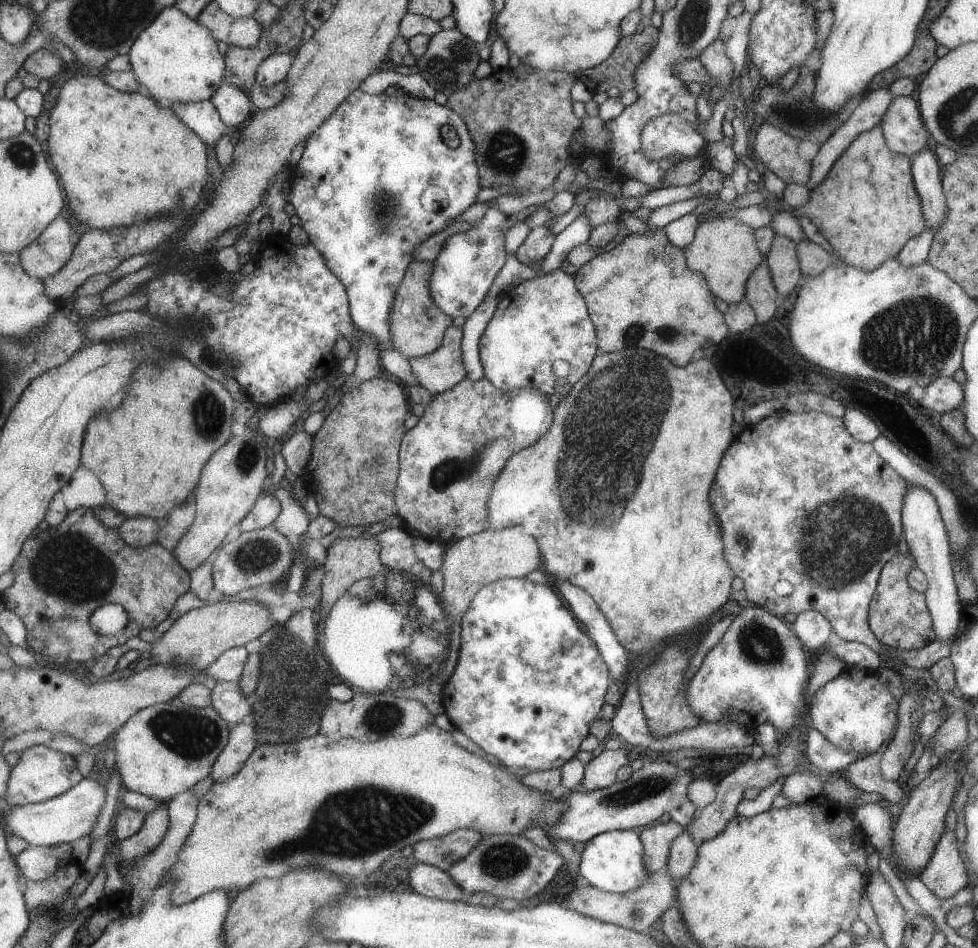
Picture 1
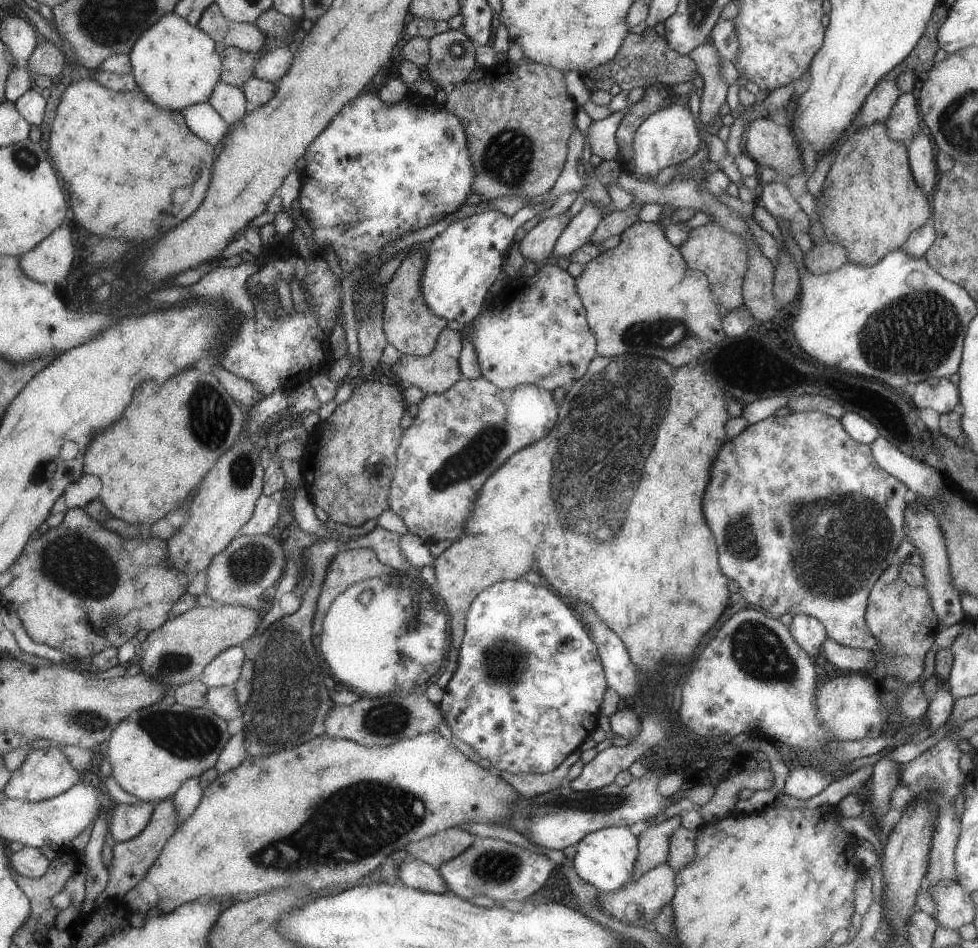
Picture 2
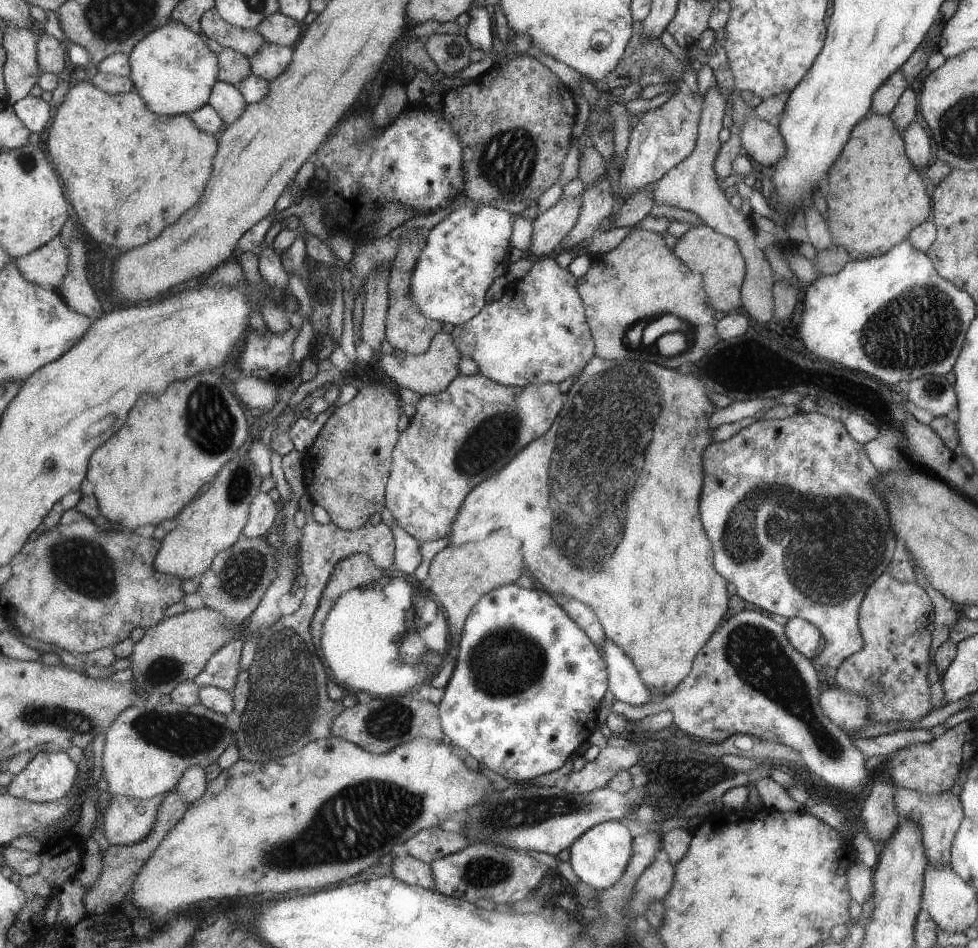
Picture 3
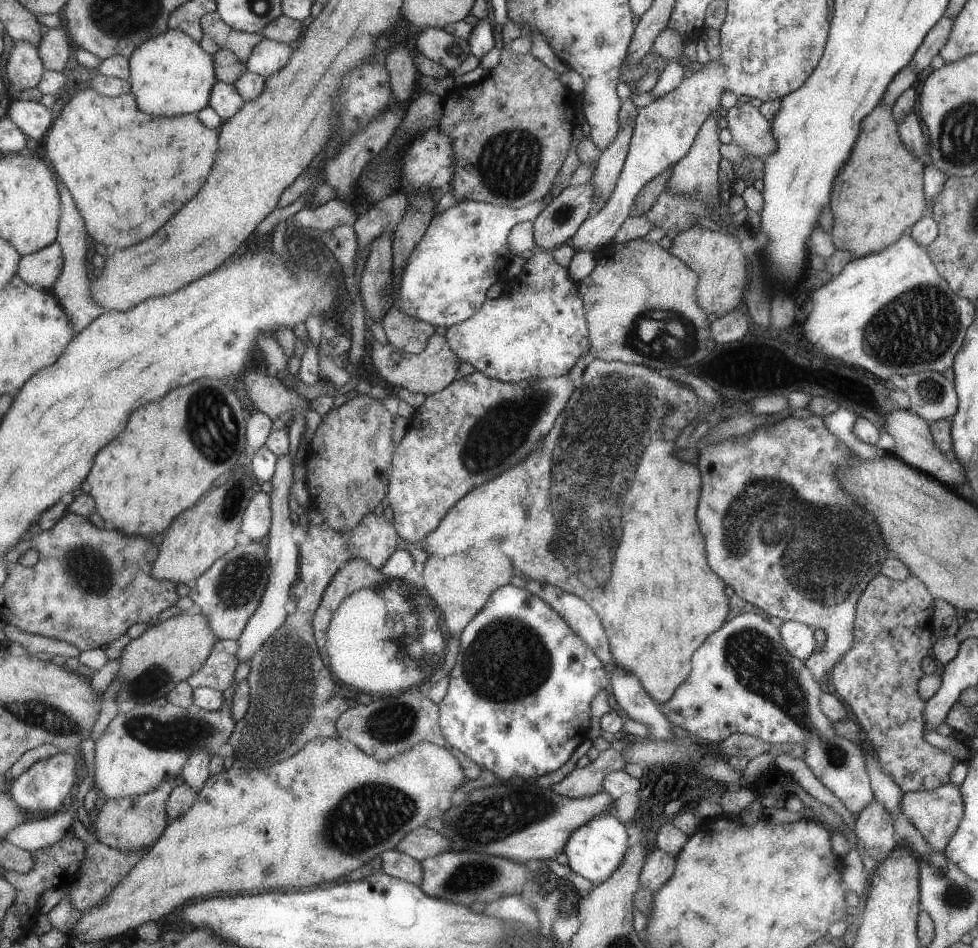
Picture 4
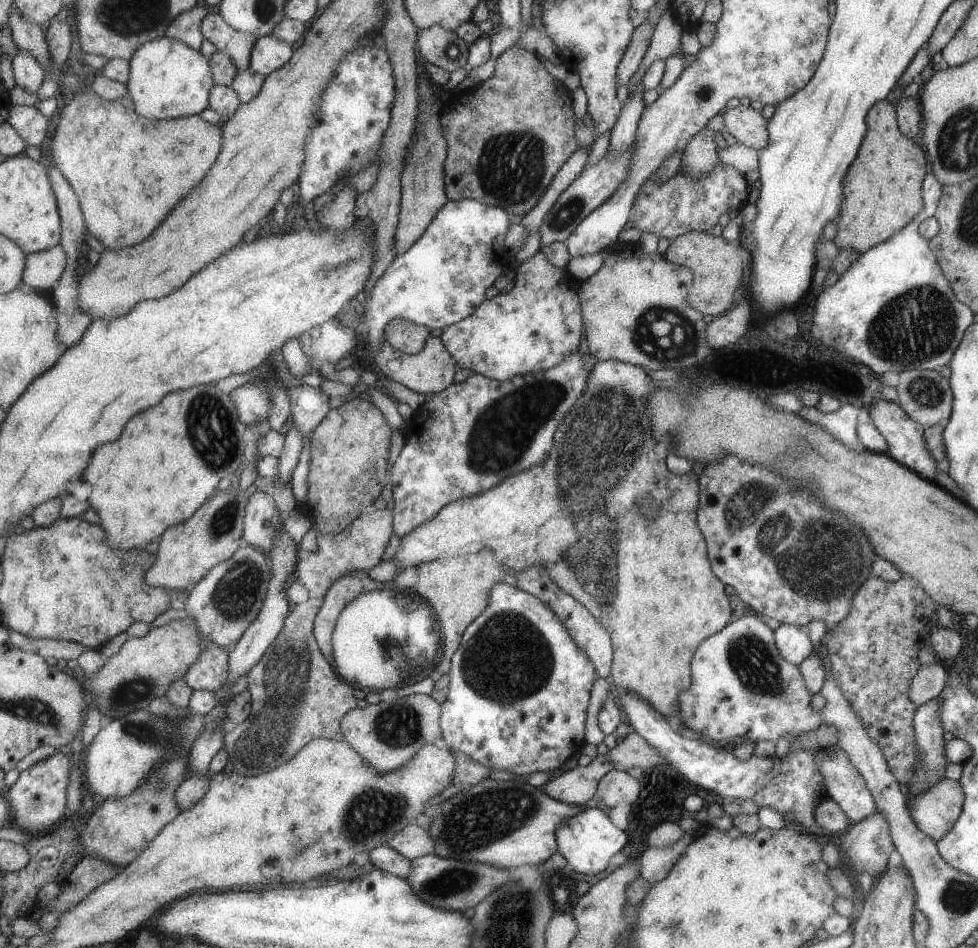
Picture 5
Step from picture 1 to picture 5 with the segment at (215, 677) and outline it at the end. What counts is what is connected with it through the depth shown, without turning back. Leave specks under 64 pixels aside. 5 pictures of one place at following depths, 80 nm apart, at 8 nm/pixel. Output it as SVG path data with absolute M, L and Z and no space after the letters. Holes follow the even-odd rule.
M202 640L200 646L202 650L197 662L182 679L192 690L205 689L216 693L226 682L230 649L210 640Z

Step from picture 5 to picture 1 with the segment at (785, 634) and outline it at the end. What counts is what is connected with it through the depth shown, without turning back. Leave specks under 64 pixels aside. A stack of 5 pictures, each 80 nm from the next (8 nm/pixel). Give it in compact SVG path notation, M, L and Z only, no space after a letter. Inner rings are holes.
M810 610L799 613L795 618L793 632L801 639L801 644L809 650L823 648L832 628L829 621L820 612Z

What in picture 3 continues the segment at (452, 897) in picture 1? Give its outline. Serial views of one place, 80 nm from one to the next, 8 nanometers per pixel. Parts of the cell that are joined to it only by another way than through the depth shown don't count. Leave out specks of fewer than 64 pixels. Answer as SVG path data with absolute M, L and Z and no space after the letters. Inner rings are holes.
M393 855L389 867L391 870L390 876L405 882L405 884L419 886L430 891L433 888L429 865L412 856L399 857Z

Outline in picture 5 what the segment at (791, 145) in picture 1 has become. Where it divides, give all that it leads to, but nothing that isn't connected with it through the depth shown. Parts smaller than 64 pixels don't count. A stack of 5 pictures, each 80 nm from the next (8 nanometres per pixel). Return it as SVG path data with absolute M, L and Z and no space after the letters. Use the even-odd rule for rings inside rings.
M739 104L732 109L725 109L721 115L724 120L723 131L731 134L737 144L756 151L768 144L766 120L759 111Z

